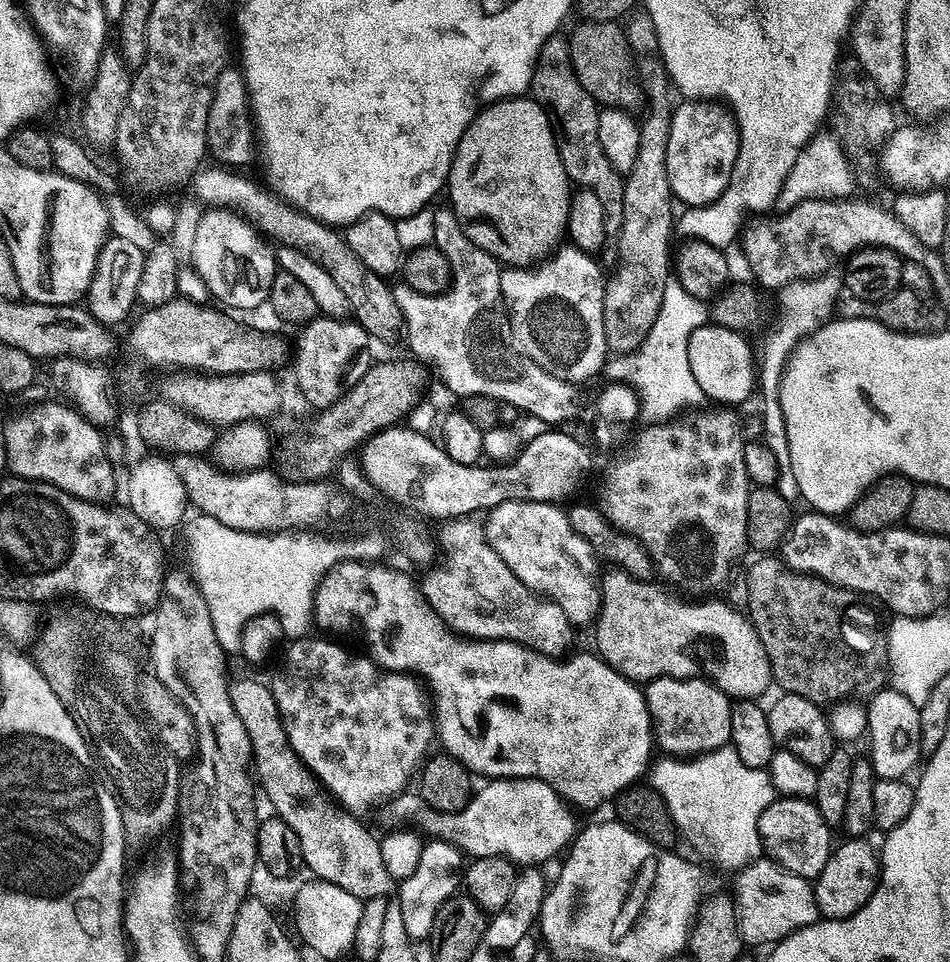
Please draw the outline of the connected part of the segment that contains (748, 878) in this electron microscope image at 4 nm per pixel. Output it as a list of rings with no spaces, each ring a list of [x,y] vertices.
[[[777,868],[750,869],[737,869],[733,873],[734,920],[738,940],[743,946],[749,946],[749,944],[771,946],[810,922],[804,902],[804,884],[806,882],[803,877]]]

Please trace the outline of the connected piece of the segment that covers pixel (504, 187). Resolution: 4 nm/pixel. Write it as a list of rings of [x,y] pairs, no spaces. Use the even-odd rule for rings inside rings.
[[[528,98],[493,100],[485,103],[483,107],[477,111],[476,116],[473,117],[472,121],[466,126],[459,142],[456,143],[456,153],[452,155],[452,161],[449,164],[448,179],[446,181],[449,200],[447,203],[450,205],[453,215],[460,221],[461,229],[465,232],[466,238],[468,238],[474,246],[480,247],[482,250],[488,252],[493,259],[499,261],[499,263],[504,266],[524,266],[529,262],[535,261],[537,258],[543,257],[545,253],[553,247],[552,242],[559,238],[560,232],[562,236],[562,229],[568,221],[570,201],[570,189],[568,190],[568,187],[570,187],[570,181],[564,167],[561,149],[553,146],[548,137],[548,129],[550,129],[550,122],[548,121],[549,113],[546,109],[544,110],[543,106],[540,105],[538,101],[524,99]]]

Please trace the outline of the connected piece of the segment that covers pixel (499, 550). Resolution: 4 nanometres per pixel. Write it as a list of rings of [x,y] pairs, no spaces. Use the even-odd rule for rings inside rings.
[[[507,500],[494,506],[487,513],[482,527],[488,538],[488,545],[502,558],[508,560],[512,572],[524,572],[524,579],[528,580],[526,587],[531,592],[539,594],[554,602],[558,596],[568,596],[568,588],[579,594],[584,581],[590,578],[583,566],[572,557],[573,533],[568,513],[558,504],[535,504],[525,500]]]

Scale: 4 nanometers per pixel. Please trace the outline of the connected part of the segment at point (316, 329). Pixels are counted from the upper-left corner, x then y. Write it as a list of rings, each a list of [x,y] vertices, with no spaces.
[[[324,314],[313,317],[297,332],[294,350],[295,384],[302,391],[307,402],[321,410],[332,405],[346,390],[344,378],[352,360],[370,342],[370,335],[354,320],[340,320],[338,316]]]

